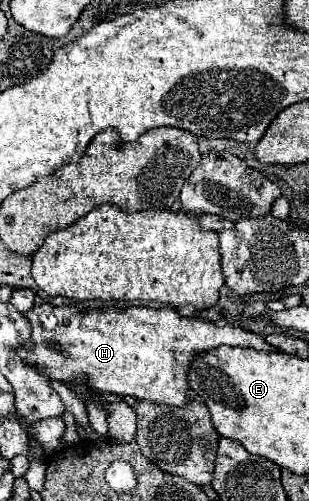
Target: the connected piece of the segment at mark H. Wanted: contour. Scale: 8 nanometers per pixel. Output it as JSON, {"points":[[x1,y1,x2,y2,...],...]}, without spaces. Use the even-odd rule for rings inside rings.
{"points":[[39,305,33,307,27,313,27,319,33,327,33,343,35,347,31,351,19,349,17,353,21,359,25,359,31,365,37,365,39,369,45,369,51,379,61,383,71,381,85,381,93,389,101,393,115,393,121,397,137,397,153,403,163,403,169,407,185,407,189,403,189,367,193,359,201,353,209,353,215,347,221,345,241,345,251,347,257,351,275,351,261,333,247,331,243,327,231,327,231,325,215,325,211,321,195,319,195,317,183,317,179,311,173,309,149,309,149,307,129,307,129,309,103,309,103,311,89,311,81,317,81,311,77,307,53,307,53,305],[49,341,55,341,59,345,59,351,49,347]]}

